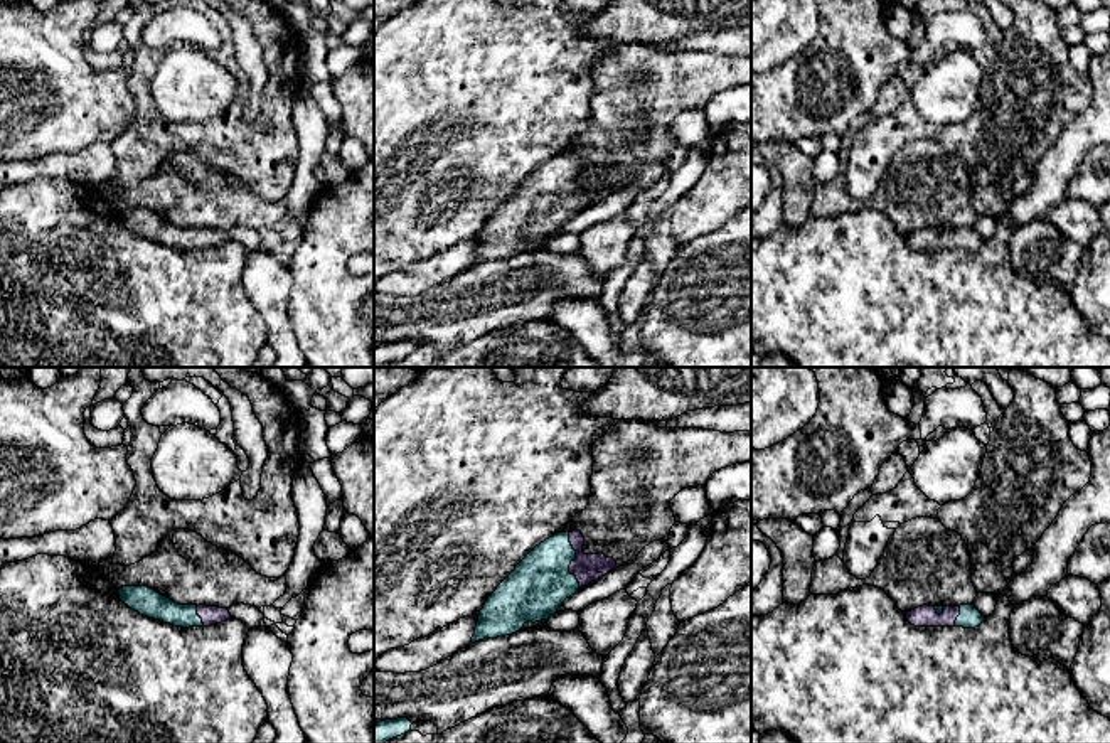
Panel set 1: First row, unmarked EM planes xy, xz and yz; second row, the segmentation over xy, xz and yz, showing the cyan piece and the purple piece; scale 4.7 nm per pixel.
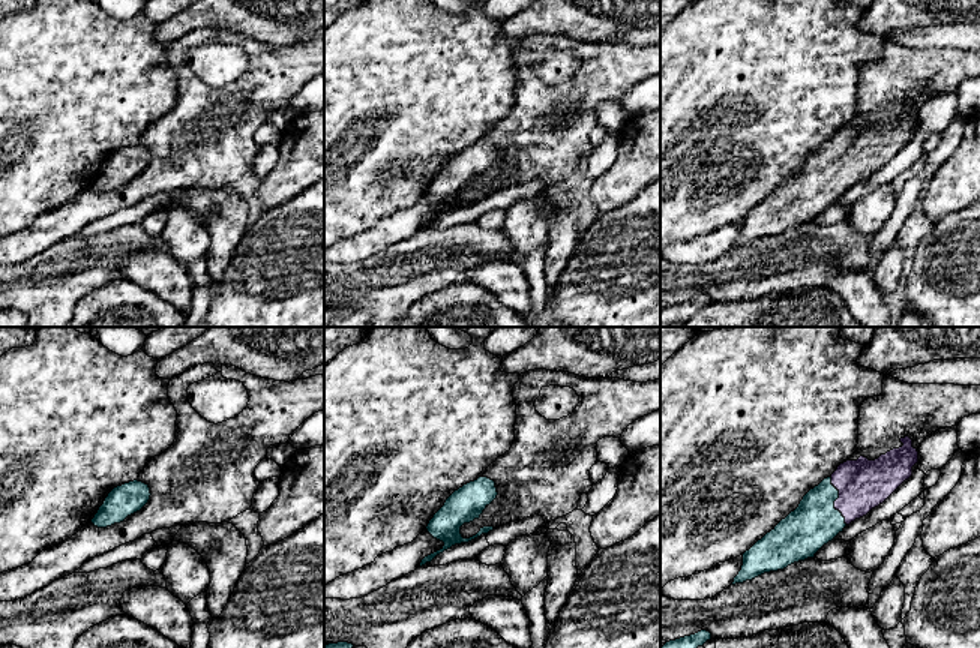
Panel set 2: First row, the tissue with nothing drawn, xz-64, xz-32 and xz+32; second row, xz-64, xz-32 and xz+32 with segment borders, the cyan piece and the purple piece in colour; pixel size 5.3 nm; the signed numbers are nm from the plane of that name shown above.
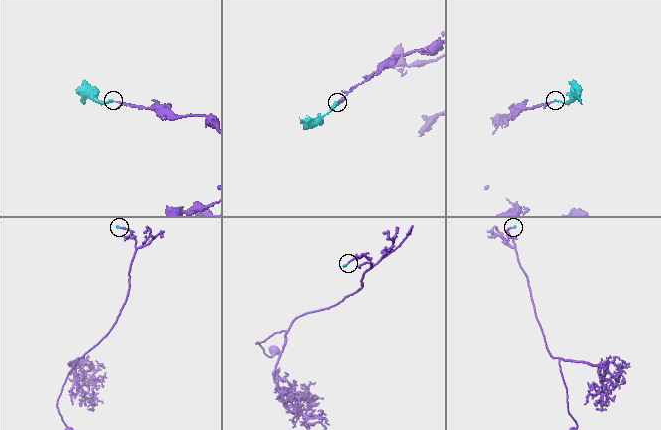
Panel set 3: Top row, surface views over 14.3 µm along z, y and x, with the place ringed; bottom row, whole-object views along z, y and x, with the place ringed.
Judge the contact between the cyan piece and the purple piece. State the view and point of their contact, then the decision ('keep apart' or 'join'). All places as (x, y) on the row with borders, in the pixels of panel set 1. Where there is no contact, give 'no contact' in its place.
contact xz (575, 558); join

